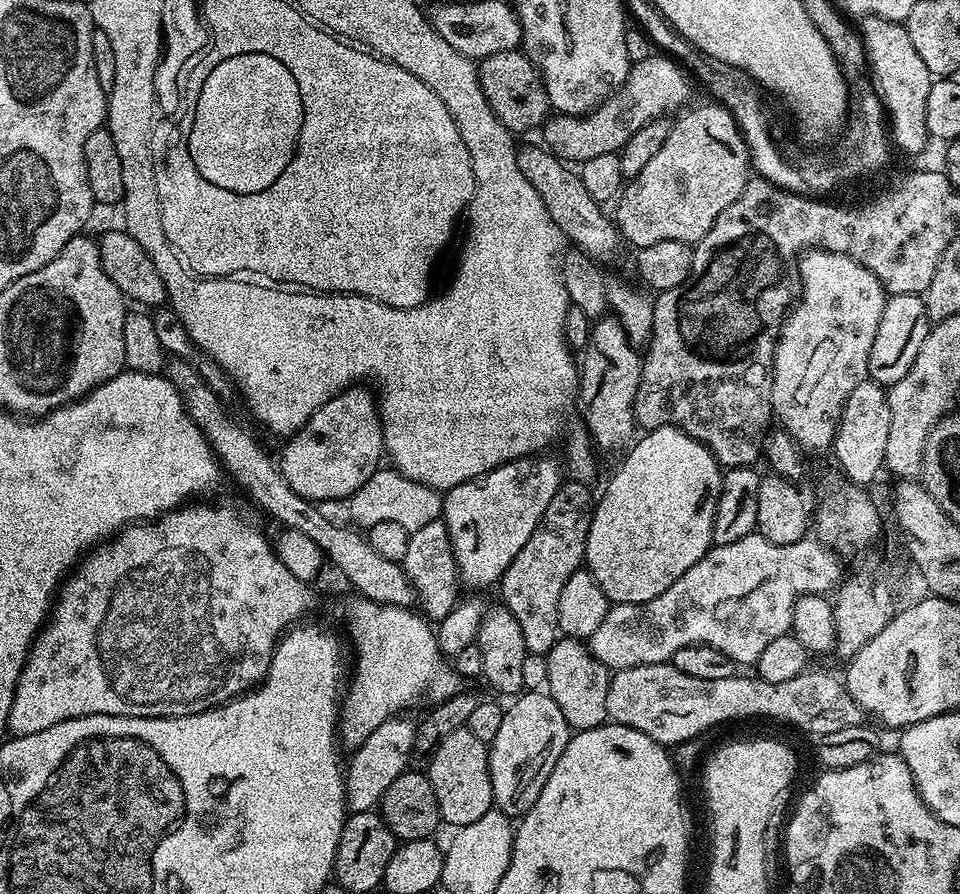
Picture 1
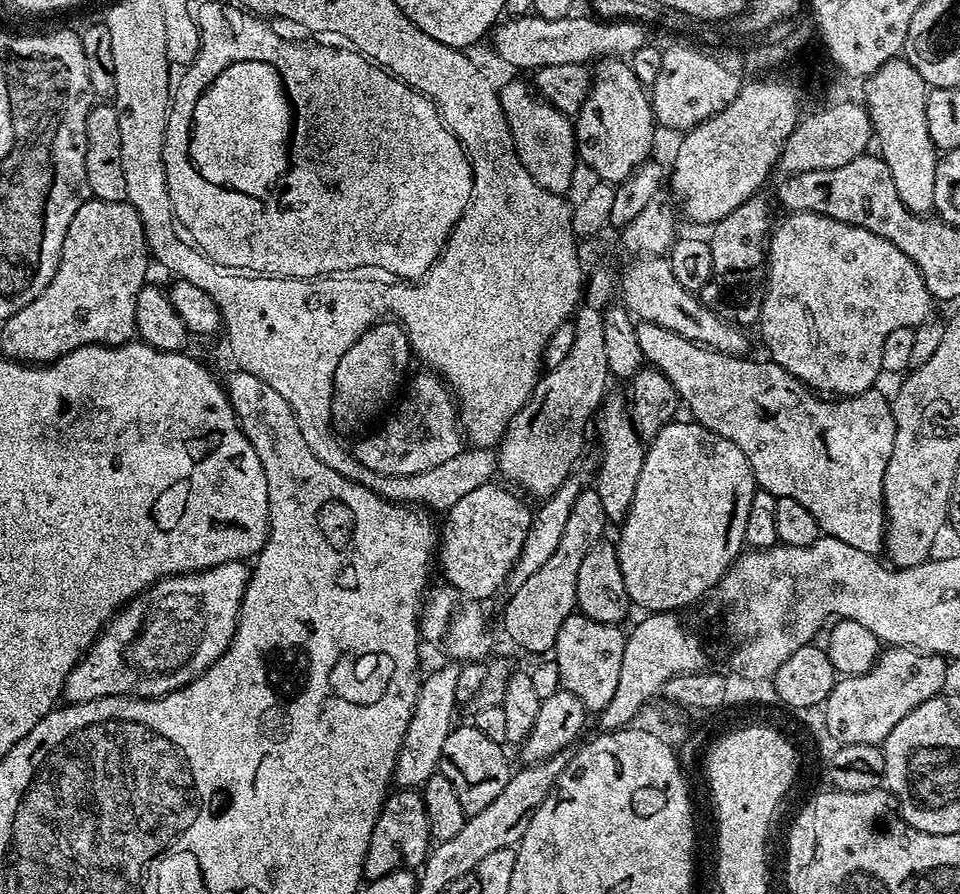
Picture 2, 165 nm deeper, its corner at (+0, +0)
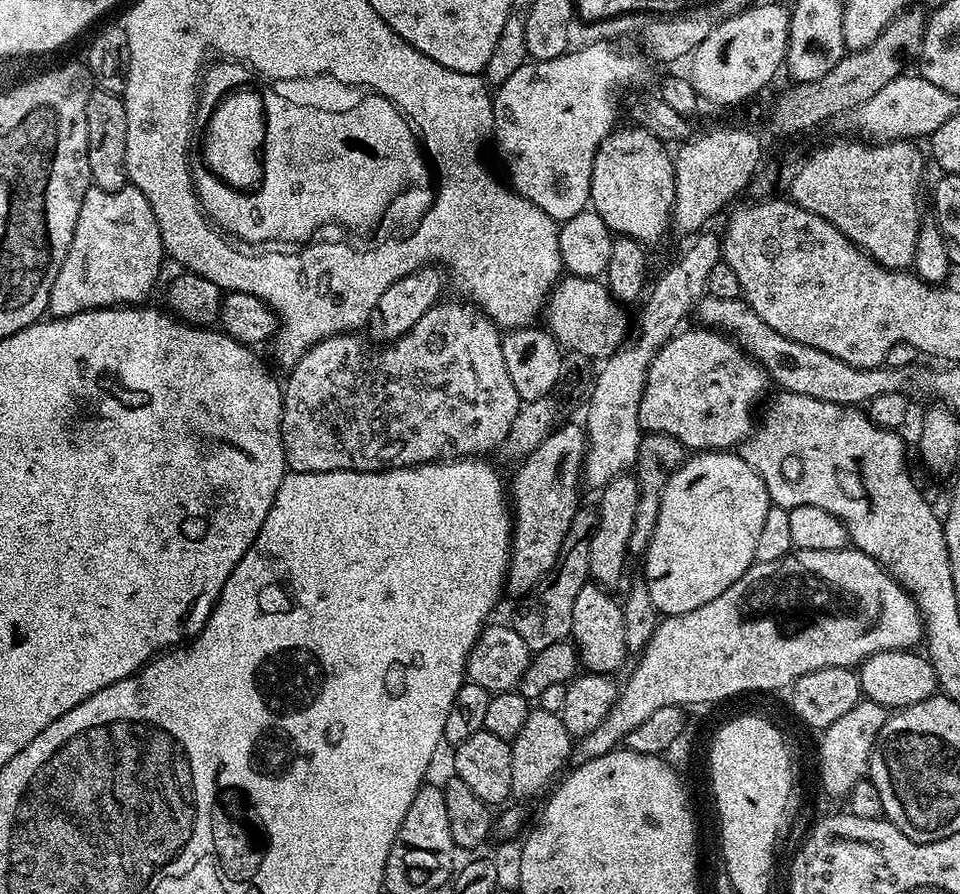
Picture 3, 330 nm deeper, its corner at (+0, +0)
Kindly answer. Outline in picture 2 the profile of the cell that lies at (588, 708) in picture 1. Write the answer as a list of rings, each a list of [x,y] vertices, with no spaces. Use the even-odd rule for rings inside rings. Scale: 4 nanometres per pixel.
[[[579,614],[568,616],[566,622],[562,622],[562,630],[558,630],[554,659],[560,675],[560,687],[563,691],[574,694],[574,698],[578,698],[578,702],[582,702],[582,706],[589,713],[603,712],[610,698],[614,698],[614,690],[618,687],[618,674],[622,671],[622,650],[626,639],[625,633],[620,631],[615,624],[594,622]]]

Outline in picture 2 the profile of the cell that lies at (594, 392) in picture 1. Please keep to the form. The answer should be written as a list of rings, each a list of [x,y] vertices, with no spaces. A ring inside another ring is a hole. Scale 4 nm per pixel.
[[[609,391],[594,417],[594,432],[600,439],[600,469],[596,472],[594,487],[602,502],[605,521],[622,522],[634,502],[634,486],[638,486],[638,474],[642,474],[642,462],[646,451],[645,441],[640,439],[632,424],[630,404],[618,393]]]

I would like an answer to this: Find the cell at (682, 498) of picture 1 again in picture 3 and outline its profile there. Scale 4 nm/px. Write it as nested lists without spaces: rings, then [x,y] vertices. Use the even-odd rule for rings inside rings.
[[[709,450],[689,455],[680,467],[669,476],[666,486],[660,491],[658,522],[645,550],[642,575],[654,598],[654,606],[664,616],[690,614],[706,602],[714,602],[754,563],[754,546],[758,546],[758,533],[766,522],[770,507],[768,491],[752,465],[743,456],[732,450]]]

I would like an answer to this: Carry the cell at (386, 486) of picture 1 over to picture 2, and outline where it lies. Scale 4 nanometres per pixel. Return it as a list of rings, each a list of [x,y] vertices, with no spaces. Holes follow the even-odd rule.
[[[324,403],[324,417],[320,420],[318,426],[311,428],[306,422],[298,422],[298,428],[310,454],[318,459],[322,466],[327,466],[344,478],[350,478],[351,481],[358,482],[359,485],[374,490],[384,500],[410,506],[423,506],[431,511],[440,510],[440,512],[446,512],[463,495],[470,494],[471,491],[478,489],[479,486],[489,483],[497,473],[496,452],[493,449],[469,447],[461,449],[461,452],[455,455],[454,458],[442,462],[441,465],[431,470],[423,471],[422,474],[408,476],[375,474],[374,470],[369,470],[362,465],[362,462],[358,462],[349,449],[346,451],[341,442],[334,436],[332,403]]]

